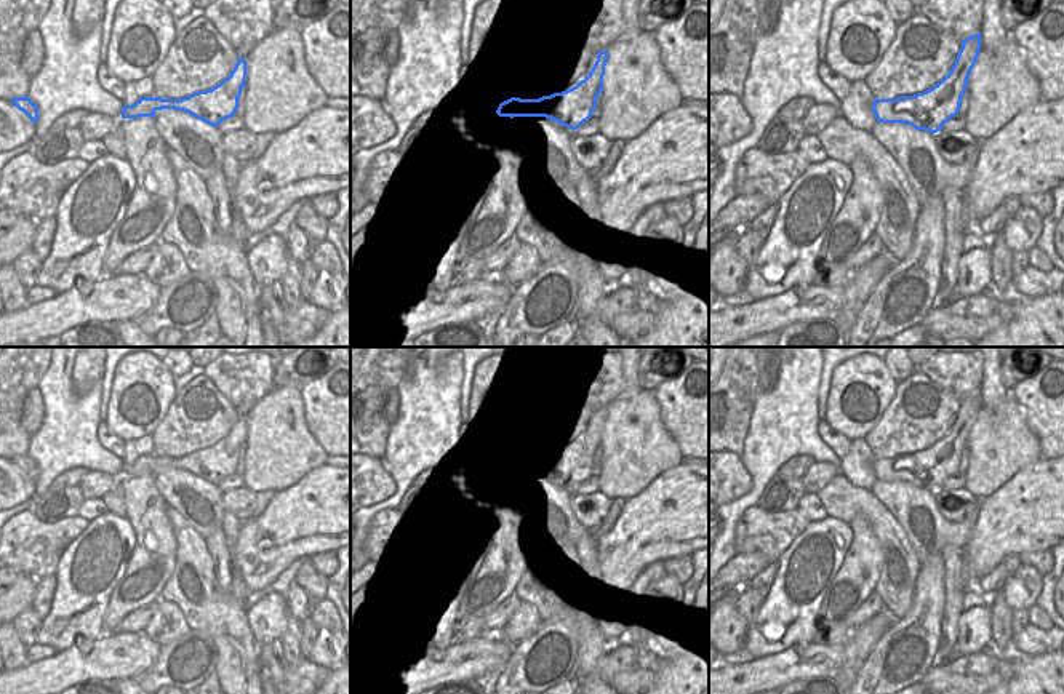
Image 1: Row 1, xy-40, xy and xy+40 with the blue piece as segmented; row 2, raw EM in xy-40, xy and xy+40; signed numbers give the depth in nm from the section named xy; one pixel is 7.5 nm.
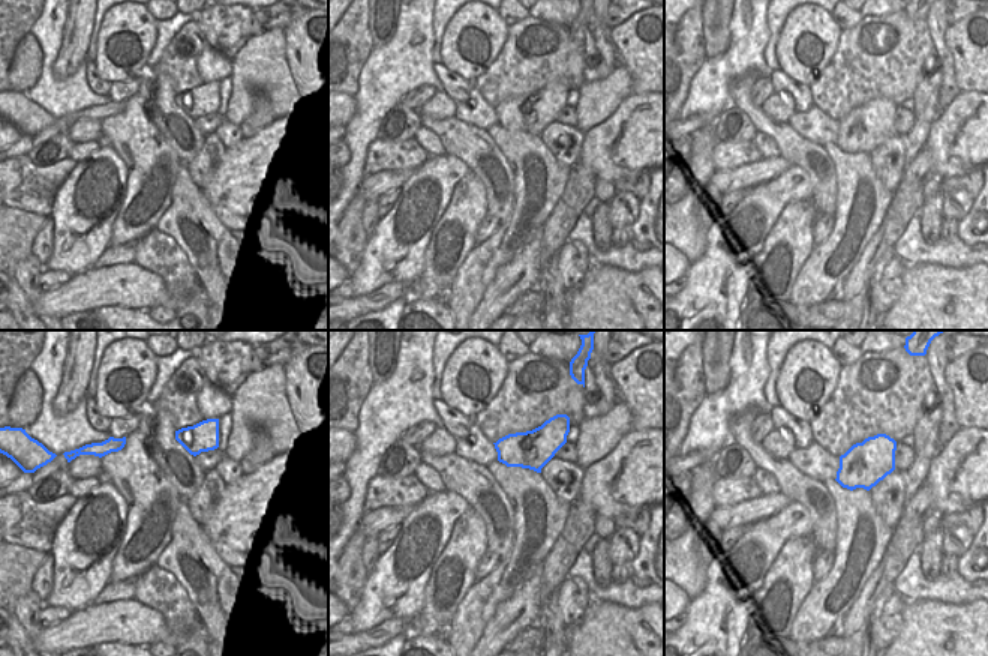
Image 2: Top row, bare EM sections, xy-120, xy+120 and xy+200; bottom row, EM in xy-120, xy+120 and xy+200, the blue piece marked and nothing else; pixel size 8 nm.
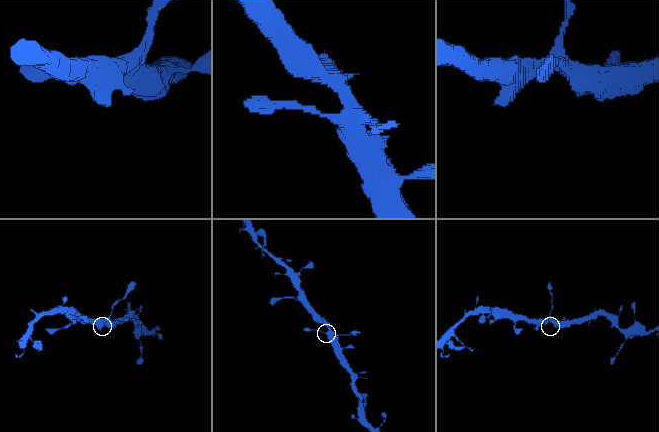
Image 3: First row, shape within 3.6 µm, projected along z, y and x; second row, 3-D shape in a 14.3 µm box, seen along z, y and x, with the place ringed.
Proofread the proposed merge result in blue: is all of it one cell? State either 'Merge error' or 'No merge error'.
No merge error.

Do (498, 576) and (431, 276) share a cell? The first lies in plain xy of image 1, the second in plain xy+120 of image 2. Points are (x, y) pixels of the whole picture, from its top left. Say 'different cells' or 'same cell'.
same cell

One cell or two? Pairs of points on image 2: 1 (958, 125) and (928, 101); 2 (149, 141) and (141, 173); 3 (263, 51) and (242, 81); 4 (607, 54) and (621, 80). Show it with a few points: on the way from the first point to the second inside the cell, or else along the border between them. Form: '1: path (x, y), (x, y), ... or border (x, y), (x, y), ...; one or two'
1: border (940, 110), (924, 141); two
2: path (147, 149), (147, 165); one
3: path (261, 59), (246, 74); one
4: border (616, 63), (606, 77), (583, 83); two

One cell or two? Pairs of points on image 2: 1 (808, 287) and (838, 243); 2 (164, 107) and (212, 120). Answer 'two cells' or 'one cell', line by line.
1: one cell
2: two cells

